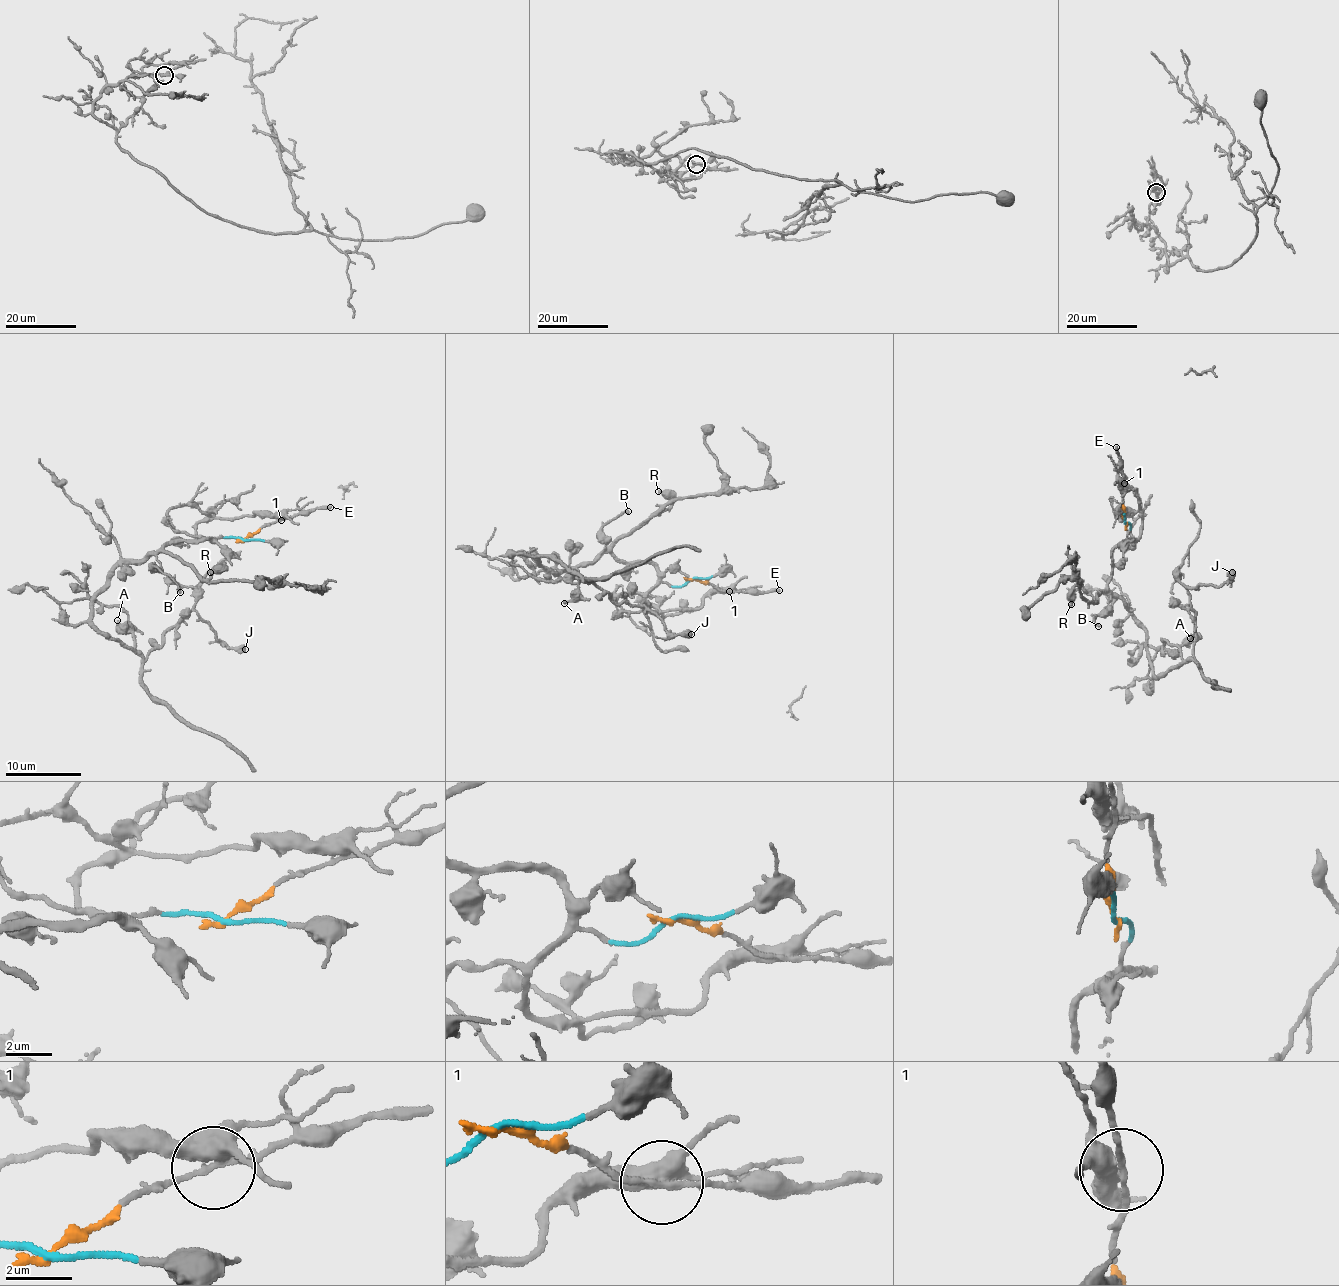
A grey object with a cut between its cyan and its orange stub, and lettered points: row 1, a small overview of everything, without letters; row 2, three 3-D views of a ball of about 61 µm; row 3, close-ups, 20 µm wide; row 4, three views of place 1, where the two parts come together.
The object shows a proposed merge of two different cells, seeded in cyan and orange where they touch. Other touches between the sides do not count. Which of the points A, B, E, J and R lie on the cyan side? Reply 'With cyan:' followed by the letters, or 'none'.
With cyan: A, B, J, R

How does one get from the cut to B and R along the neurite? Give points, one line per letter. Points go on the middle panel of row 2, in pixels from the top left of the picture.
B: (691, 580), (683, 586), (666, 584), (651, 563), (623, 562), (605, 549), (607, 540), (601, 529), (627, 511)
R: (691, 580), (683, 586), (666, 584), (651, 563), (623, 562), (611, 551), (617, 541), (671, 503), (658, 491)

